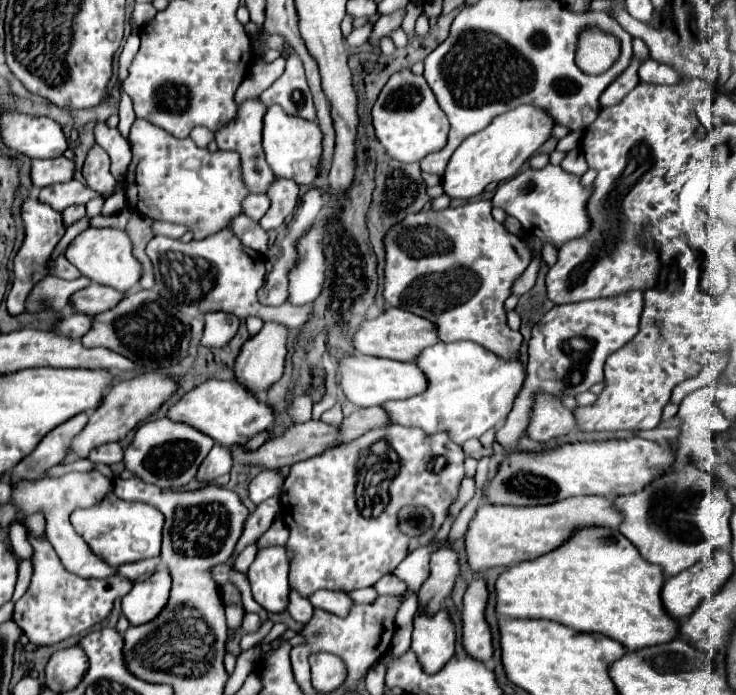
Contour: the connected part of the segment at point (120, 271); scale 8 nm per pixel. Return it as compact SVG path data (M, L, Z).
M87 228L69 244L69 248L65 250L65 258L73 266L77 266L79 272L89 280L111 286L119 292L129 292L131 288L135 288L143 272L141 262L133 256L133 244L127 232L115 228Z

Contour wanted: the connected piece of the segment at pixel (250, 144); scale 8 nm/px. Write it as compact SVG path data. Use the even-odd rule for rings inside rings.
M249 98L243 104L239 104L237 116L229 124L225 124L221 130L215 132L215 140L217 140L217 146L221 150L237 150L241 154L243 180L253 194L265 194L267 186L275 180L269 164L265 162L265 154L263 154L263 148L261 148L261 128L263 128L265 110L267 110L267 106L259 98Z

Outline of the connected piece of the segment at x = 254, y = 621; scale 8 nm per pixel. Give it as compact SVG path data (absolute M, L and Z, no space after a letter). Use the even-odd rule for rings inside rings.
M246 612L242 619L242 630L245 633L255 633L260 628L260 617L256 613Z

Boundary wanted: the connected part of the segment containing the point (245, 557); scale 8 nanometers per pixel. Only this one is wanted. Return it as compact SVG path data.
M249 544L242 552L237 554L237 558L233 560L233 568L247 574L251 562L255 560L255 554L257 554L257 546Z

